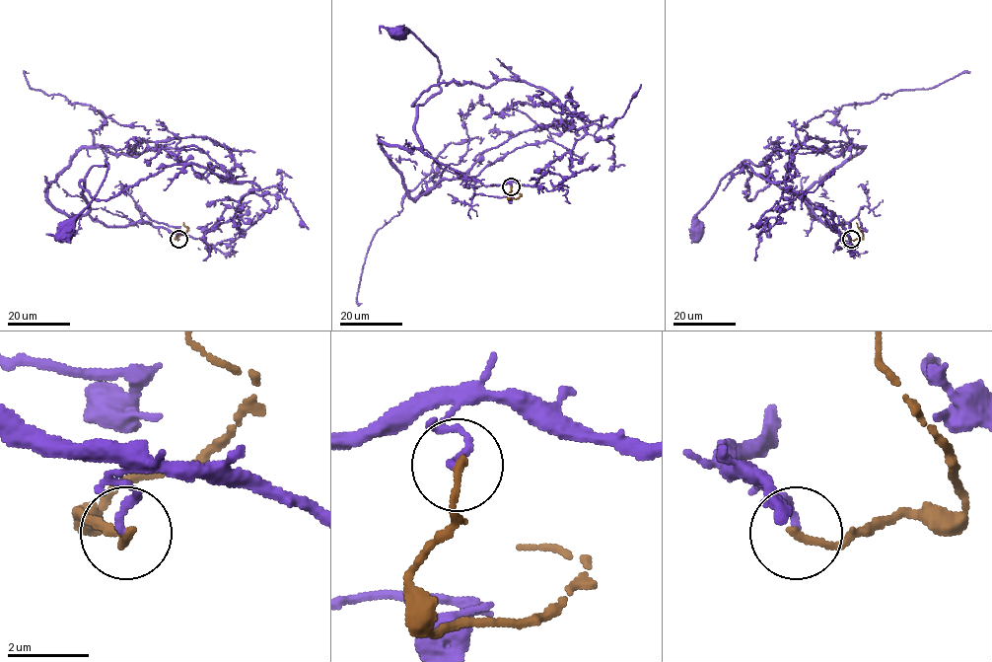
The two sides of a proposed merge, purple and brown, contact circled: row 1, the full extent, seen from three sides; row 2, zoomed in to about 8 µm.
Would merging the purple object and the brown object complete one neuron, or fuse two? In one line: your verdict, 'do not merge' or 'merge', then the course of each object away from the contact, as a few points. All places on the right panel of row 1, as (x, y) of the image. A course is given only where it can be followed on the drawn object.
do not merge | purple via (851, 239), (847, 223), (826, 226), (780, 188), (766, 166), (747, 160), (720, 182), (697, 214), (695, 230) | brown via (851, 239), (864, 237), (856, 222)

